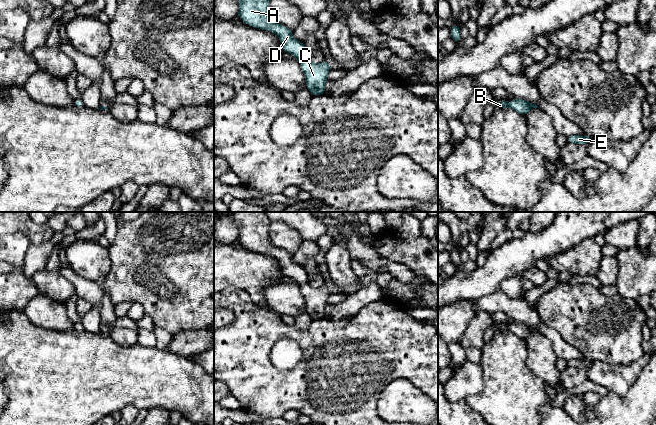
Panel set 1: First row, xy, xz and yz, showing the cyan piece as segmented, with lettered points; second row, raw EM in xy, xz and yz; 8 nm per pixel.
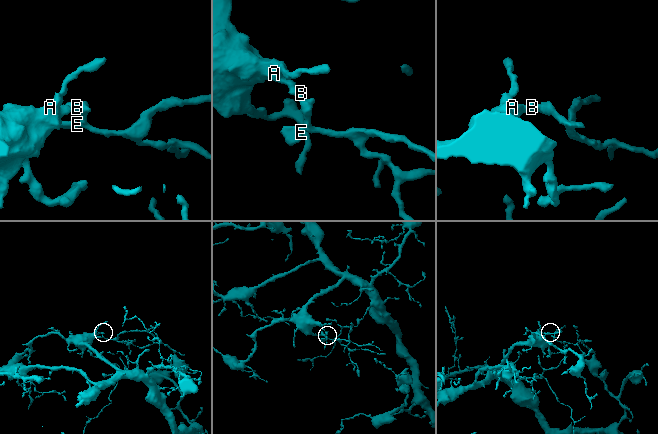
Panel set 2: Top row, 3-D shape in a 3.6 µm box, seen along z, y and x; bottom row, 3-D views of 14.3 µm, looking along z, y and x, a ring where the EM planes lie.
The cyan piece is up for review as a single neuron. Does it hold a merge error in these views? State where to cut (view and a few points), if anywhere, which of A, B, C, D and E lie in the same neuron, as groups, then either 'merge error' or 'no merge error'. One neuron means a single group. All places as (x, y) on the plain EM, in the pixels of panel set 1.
no cut | A B C D E | no merge error

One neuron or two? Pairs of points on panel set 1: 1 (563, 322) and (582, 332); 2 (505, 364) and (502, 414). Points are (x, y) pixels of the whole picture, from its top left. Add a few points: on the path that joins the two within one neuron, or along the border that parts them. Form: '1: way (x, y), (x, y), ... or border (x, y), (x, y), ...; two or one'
1: way (568, 323), (574, 329), (577, 329); one
2: way (505, 376), (504, 402); one

